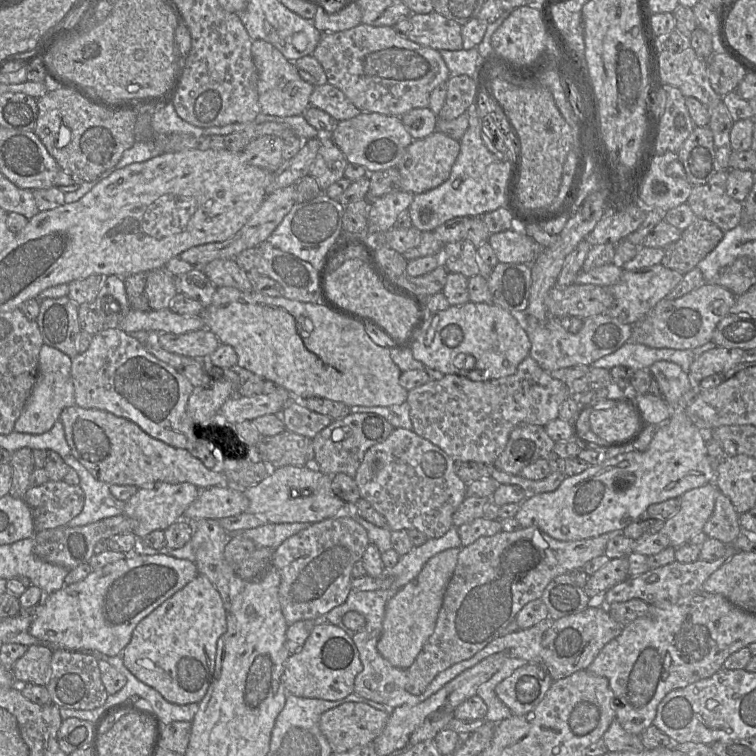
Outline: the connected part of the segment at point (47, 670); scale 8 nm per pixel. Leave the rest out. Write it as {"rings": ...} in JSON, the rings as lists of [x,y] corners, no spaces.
{"rings":[[[29,646],[13,666],[16,685],[32,683],[46,686],[51,677],[52,655],[52,649],[47,646]]]}

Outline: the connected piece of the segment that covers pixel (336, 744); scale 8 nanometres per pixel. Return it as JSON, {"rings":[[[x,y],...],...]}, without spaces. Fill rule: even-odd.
{"rings":[[[345,702],[320,715],[318,725],[332,752],[342,753],[372,743],[381,734],[389,714],[361,702]]]}

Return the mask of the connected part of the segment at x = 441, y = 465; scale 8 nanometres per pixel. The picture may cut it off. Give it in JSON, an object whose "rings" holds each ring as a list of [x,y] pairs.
{"rings":[[[395,428],[385,441],[366,451],[354,479],[361,498],[385,517],[391,531],[415,529],[429,539],[440,538],[453,526],[453,514],[467,496],[467,483],[455,473],[454,465],[455,461],[429,440],[420,437],[413,430]]]}

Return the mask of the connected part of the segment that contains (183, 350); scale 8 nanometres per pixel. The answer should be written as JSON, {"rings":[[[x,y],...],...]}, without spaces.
{"rings":[[[206,327],[184,334],[160,333],[157,342],[171,353],[200,360],[207,360],[220,344],[217,336]]]}

